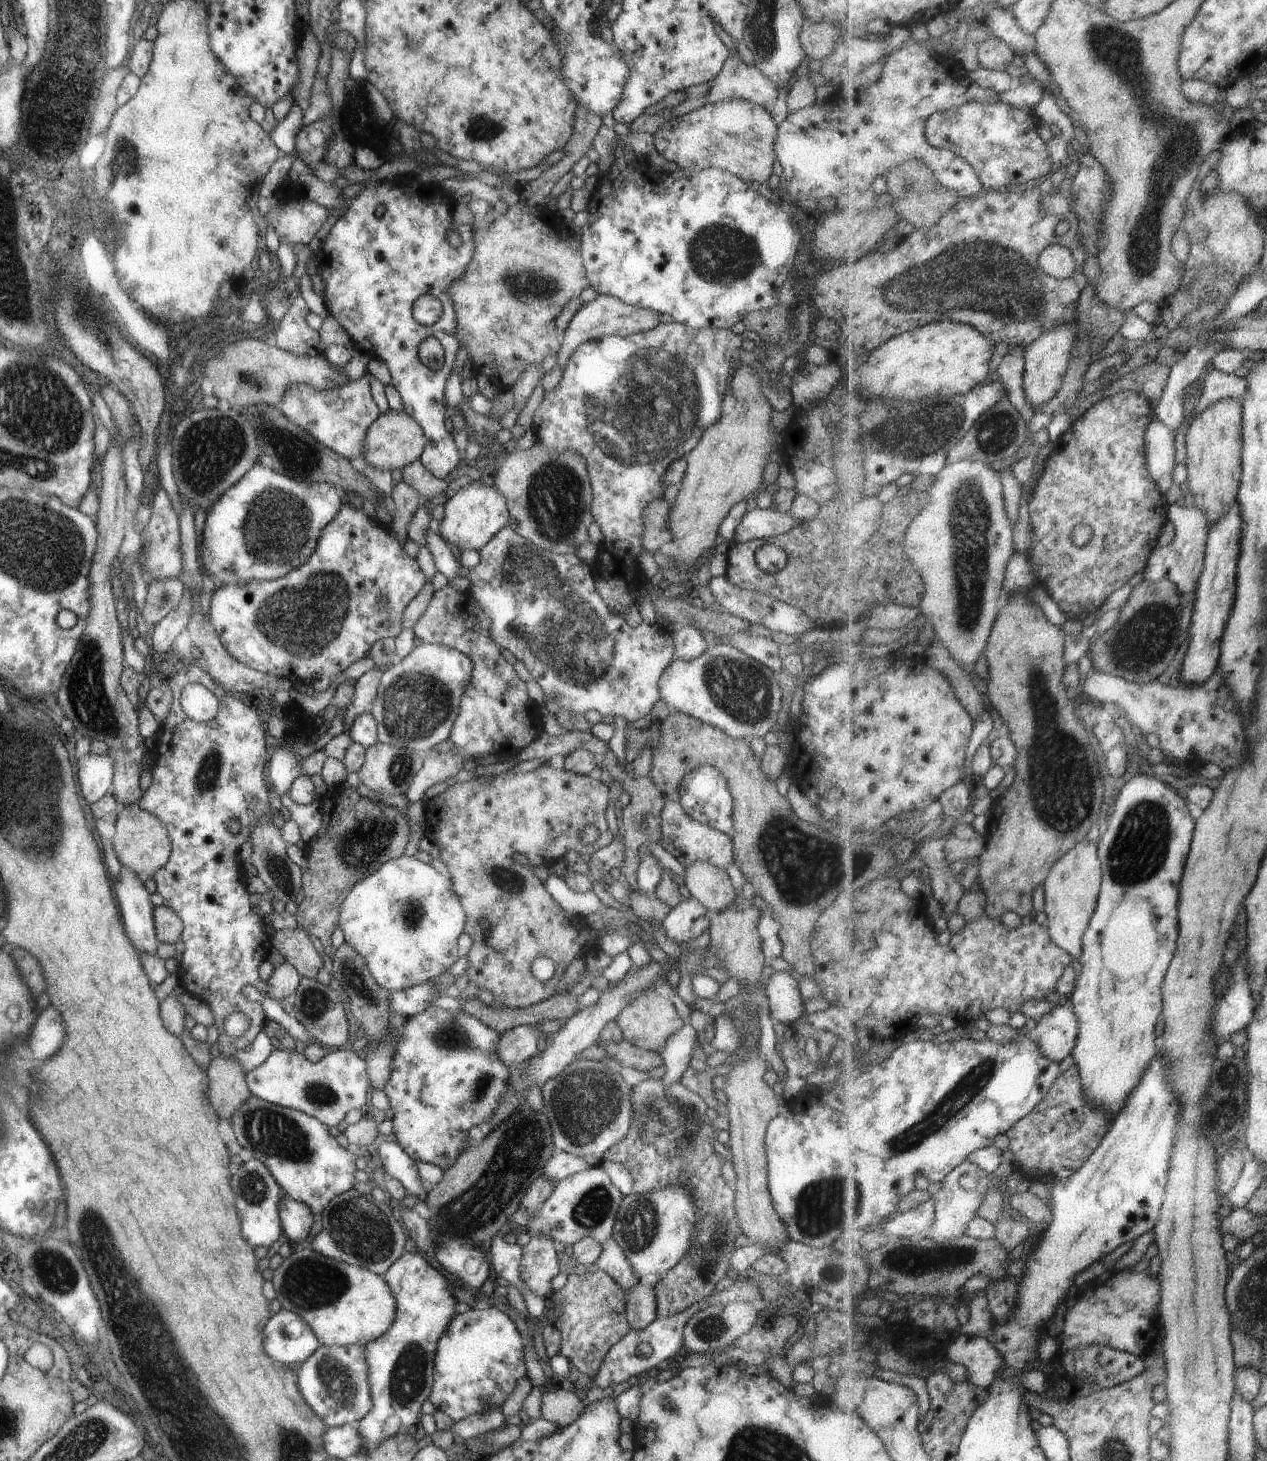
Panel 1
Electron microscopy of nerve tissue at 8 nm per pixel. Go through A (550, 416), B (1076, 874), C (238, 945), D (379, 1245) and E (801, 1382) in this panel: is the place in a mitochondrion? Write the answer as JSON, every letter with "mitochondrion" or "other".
{"A":"other","B":"other","C":"other","D":"mitochondrion","E":"other"}

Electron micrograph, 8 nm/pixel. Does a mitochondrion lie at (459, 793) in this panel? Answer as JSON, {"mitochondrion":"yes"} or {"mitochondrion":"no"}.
{"mitochondrion":"no"}

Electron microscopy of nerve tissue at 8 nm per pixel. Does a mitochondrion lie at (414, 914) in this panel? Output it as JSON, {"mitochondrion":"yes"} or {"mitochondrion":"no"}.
{"mitochondrion":"yes"}

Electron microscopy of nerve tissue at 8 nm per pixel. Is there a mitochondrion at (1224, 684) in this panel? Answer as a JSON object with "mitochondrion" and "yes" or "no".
{"mitochondrion":"no"}

